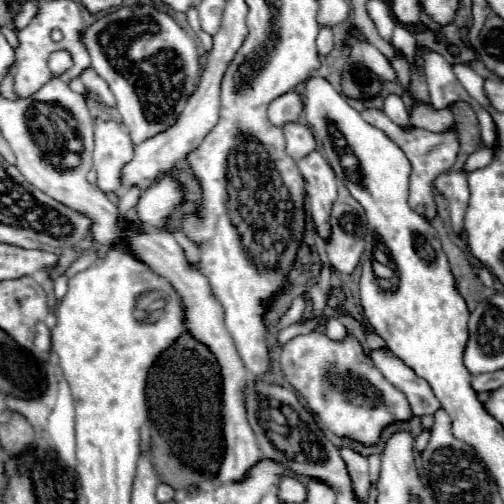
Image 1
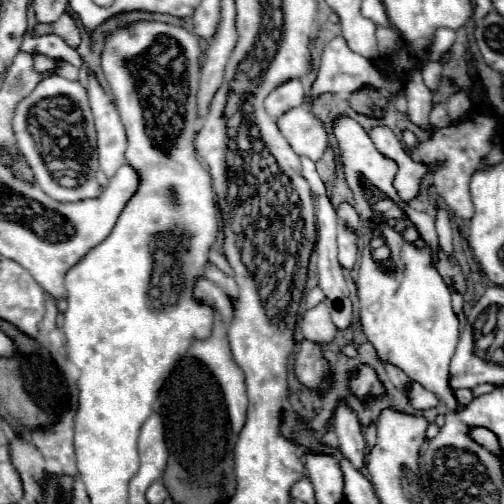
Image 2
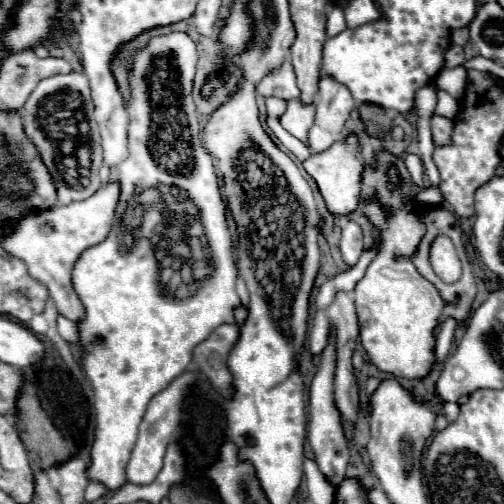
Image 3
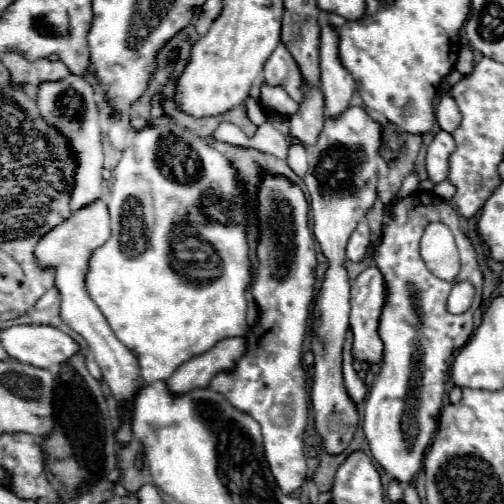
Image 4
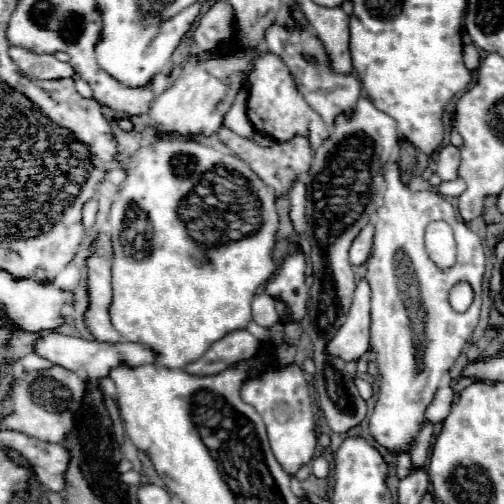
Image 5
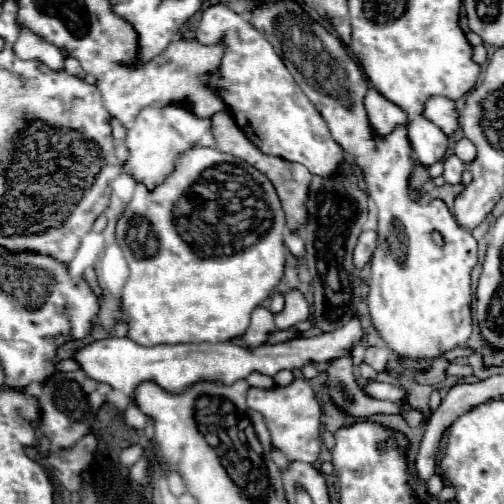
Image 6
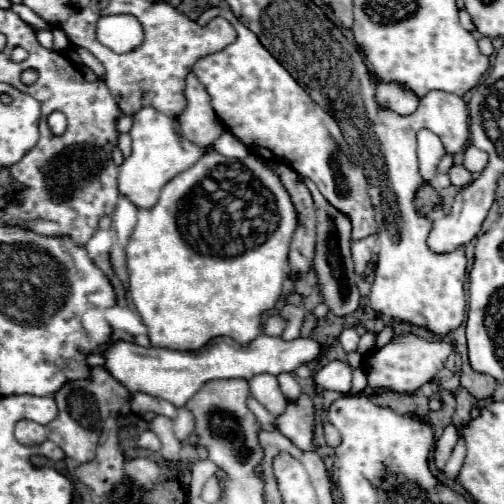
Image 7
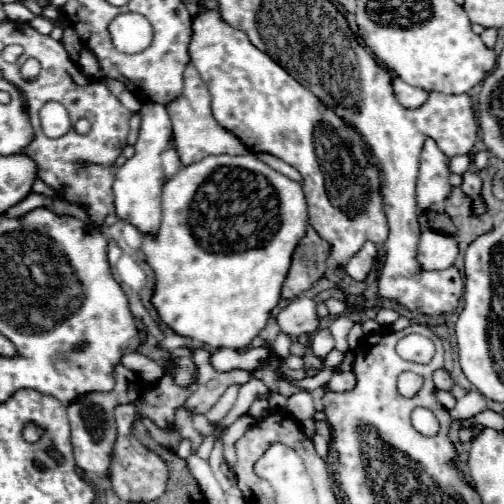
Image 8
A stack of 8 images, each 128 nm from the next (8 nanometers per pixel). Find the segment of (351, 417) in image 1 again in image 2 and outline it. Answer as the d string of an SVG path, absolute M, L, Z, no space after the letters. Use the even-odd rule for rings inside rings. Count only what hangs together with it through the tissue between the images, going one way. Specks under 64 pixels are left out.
M304 340L304 344L298 346L294 372L296 372L298 380L302 384L310 386L310 388L316 388L316 386L324 384L324 380L328 376L328 364L322 358L320 344L314 344L314 342ZM360 366L356 376L350 380L350 388L354 394L358 396L366 396L366 394L380 394L382 386L374 374L374 370L370 366Z

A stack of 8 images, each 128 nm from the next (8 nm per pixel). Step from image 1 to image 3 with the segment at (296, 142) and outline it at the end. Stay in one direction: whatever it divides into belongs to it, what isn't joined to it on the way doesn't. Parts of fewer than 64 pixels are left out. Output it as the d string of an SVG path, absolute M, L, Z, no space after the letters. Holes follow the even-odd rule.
M324 76L320 80L318 92L318 106L316 106L316 120L310 128L310 152L322 152L330 148L336 140L342 138L342 130L346 120L350 118L352 108L356 102L344 84ZM270 96L270 98L266 100L266 110L268 110L270 116L278 118L278 116L286 110L286 102L284 102L284 100L276 100L274 96Z

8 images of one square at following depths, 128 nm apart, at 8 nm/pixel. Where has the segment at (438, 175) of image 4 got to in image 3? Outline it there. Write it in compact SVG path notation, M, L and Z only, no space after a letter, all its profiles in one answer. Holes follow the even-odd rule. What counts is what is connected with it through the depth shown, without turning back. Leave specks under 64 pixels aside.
M432 116L432 142L438 148L440 144L448 144L452 136L452 120L442 116ZM428 186L428 188L424 188L424 190L416 196L416 200L418 200L420 204L440 206L440 204L444 202L444 196L442 196L442 192L440 192L440 188L438 188L438 186Z

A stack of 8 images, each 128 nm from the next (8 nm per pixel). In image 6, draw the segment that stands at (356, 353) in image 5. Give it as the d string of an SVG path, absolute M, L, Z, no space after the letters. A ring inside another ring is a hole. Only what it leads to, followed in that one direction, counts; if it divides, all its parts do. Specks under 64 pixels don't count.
M352 318L346 326L340 326L334 332L324 332L318 336L300 336L278 344L260 344L260 348L236 348L232 342L216 342L216 344L160 344L160 346L140 346L134 340L110 336L90 346L78 350L76 360L82 370L104 384L132 396L132 392L144 382L152 380L164 388L164 392L186 392L196 382L212 380L214 384L234 384L240 378L248 378L252 372L260 372L266 376L274 376L280 370L302 368L312 362L330 362L344 354L350 354L352 346L362 340L362 324L358 318Z

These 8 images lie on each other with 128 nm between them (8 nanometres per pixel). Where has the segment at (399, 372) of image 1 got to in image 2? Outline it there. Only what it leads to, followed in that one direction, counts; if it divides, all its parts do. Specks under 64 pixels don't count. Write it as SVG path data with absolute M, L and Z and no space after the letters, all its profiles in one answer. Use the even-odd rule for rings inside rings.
M412 384L412 390L408 392L408 398L412 402L412 406L416 410L426 410L426 408L434 408L440 402L438 396L434 396L432 392L428 392L426 388L422 388L420 384Z

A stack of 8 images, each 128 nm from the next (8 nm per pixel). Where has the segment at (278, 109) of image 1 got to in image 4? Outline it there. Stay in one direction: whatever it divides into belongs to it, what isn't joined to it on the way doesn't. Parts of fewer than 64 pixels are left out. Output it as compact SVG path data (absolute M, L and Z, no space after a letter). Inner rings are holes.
M282 42L266 60L262 78L266 84L282 86L296 102L304 100L304 78L300 76L300 68L296 68L296 60L292 60L292 54L284 48Z

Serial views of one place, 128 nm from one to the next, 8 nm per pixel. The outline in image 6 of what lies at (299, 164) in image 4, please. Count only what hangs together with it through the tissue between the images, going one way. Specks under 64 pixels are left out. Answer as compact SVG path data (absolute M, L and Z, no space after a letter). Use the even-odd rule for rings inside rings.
M286 232L286 248L290 250L290 254L300 260L304 256L304 240L300 234L294 232Z

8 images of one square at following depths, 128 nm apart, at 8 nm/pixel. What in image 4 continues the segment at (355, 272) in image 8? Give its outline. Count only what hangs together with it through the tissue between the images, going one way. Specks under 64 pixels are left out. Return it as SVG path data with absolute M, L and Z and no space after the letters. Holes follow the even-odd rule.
M360 222L356 232L350 236L348 246L346 246L346 256L352 262L360 262L370 248L370 228L366 222Z

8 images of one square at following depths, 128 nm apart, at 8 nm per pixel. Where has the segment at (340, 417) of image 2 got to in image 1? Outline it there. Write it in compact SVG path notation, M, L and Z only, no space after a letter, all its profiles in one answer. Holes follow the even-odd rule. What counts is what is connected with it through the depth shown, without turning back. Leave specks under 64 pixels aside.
M342 446L340 448L340 454L346 462L346 468L350 472L350 478L354 482L354 490L358 494L358 498L362 502L366 502L366 496L368 496L368 488L370 488L370 476L368 476L368 458L362 456L360 452L348 448L348 446Z

